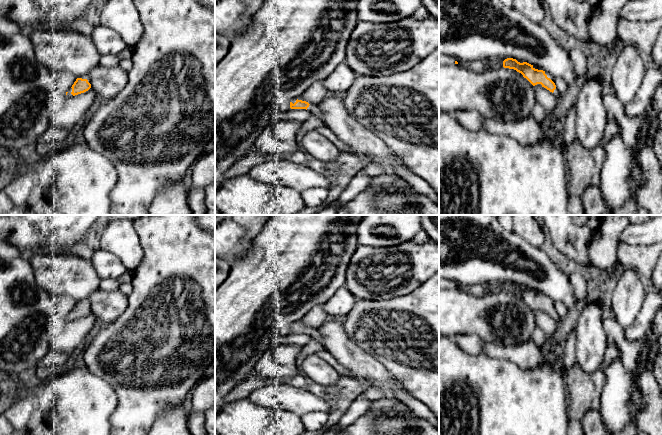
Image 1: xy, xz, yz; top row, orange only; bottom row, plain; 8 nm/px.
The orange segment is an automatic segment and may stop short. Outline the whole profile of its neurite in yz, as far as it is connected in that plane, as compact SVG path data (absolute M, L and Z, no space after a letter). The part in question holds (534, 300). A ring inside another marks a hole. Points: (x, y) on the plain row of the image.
M499 281L499 283L502 285L504 292L516 294L533 310L544 311L552 316L557 322L560 322L560 317L554 307L555 303L551 298L543 294L535 293L533 289L521 284L518 286L516 283L507 281Z

